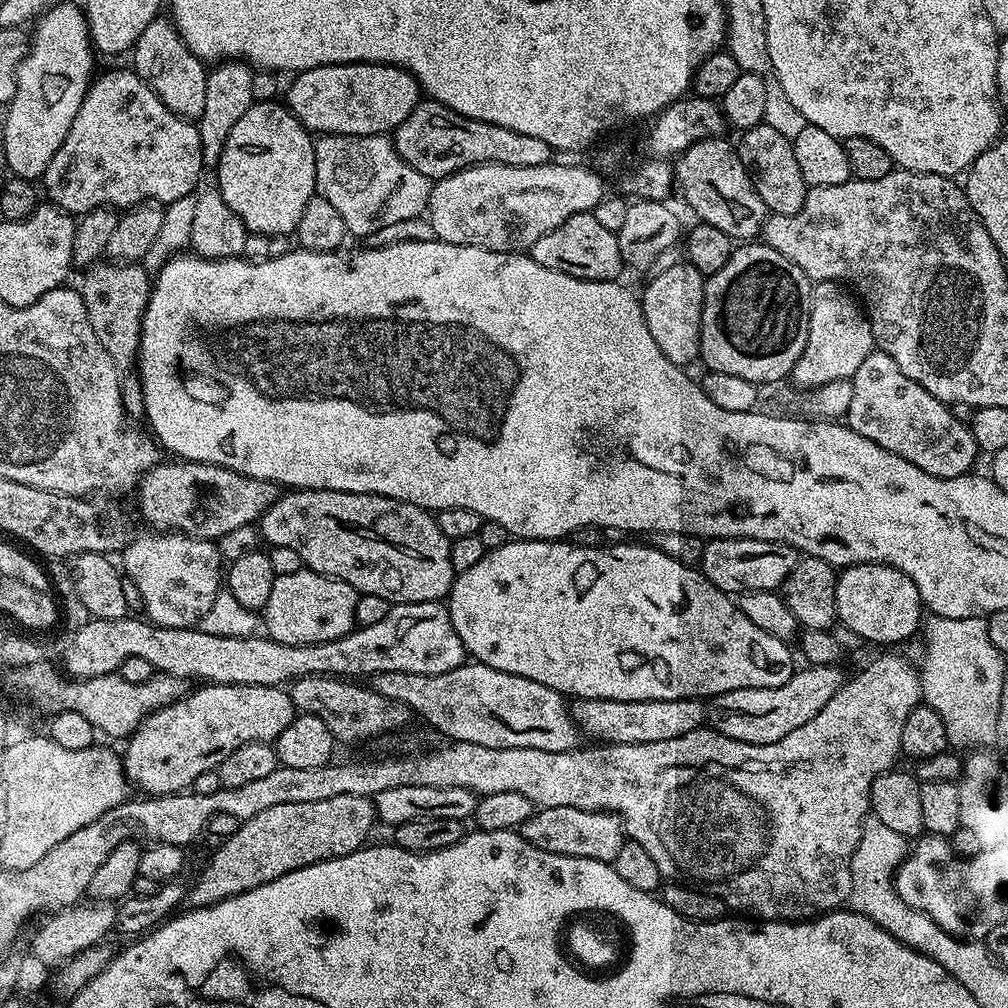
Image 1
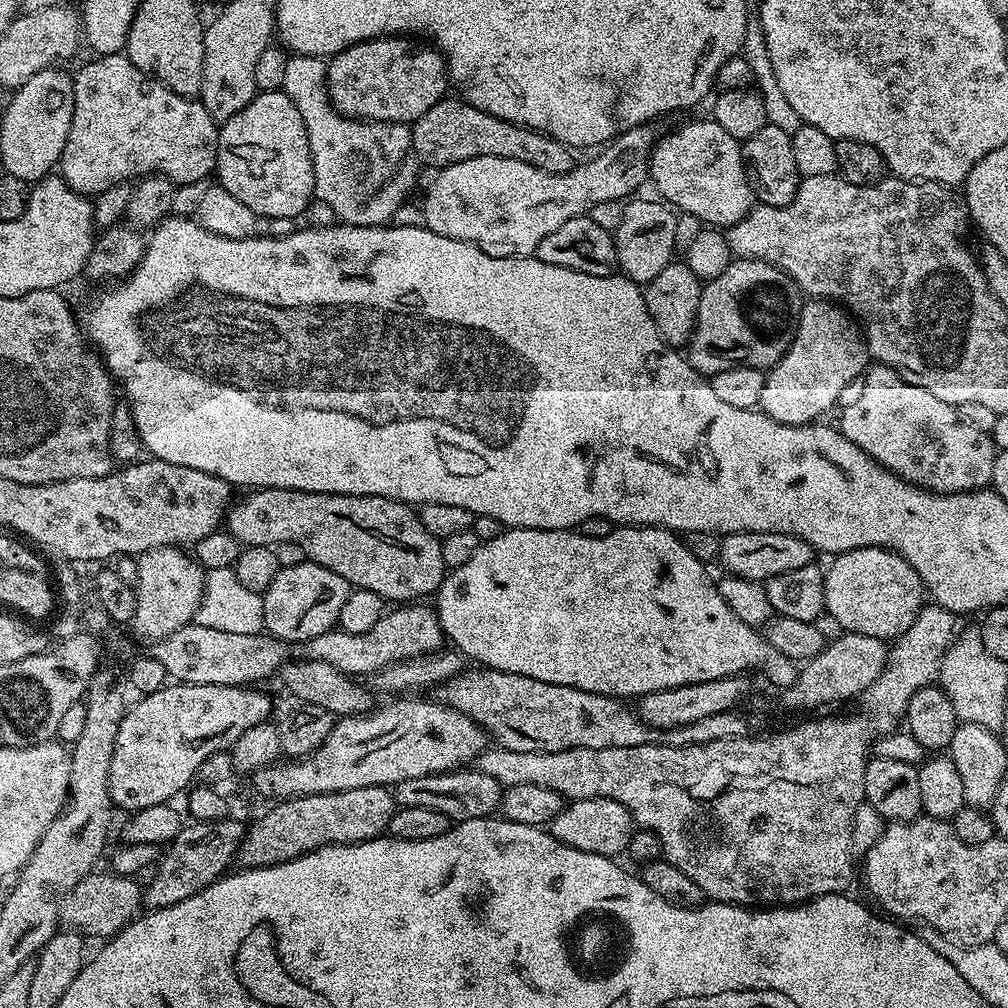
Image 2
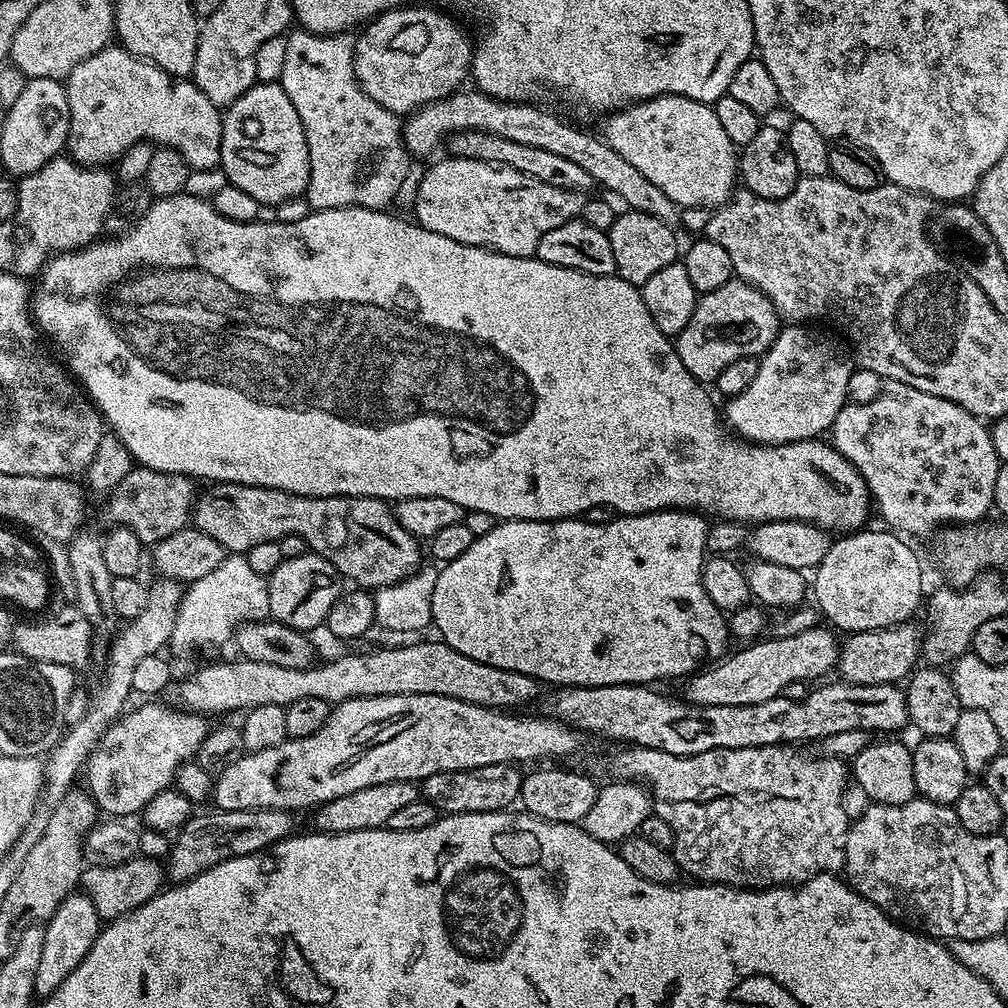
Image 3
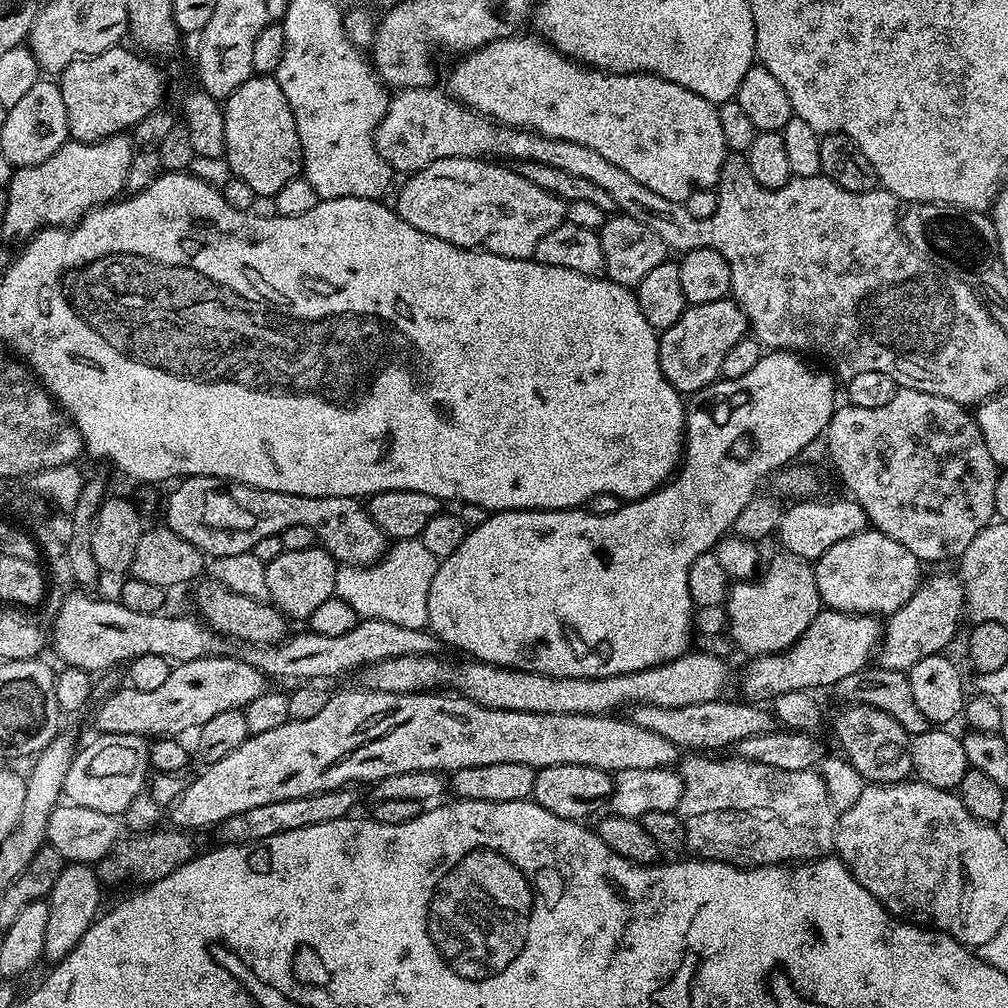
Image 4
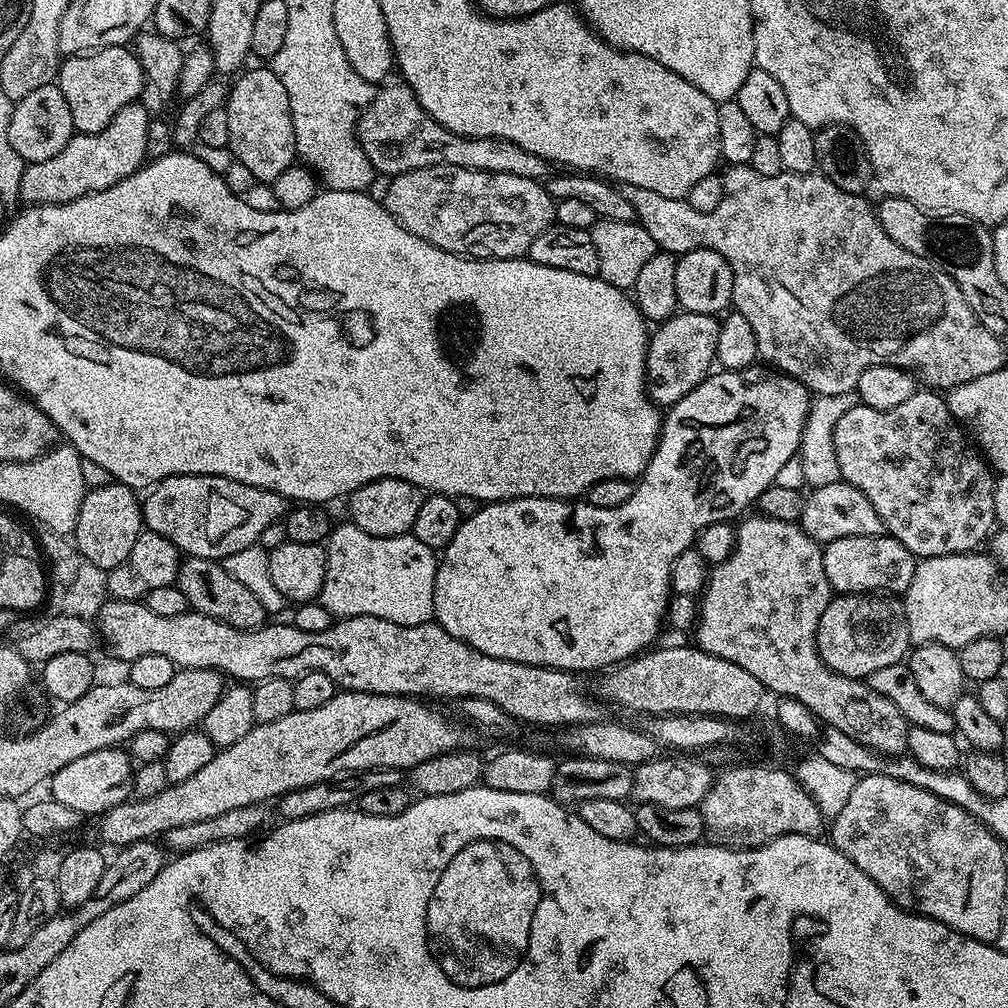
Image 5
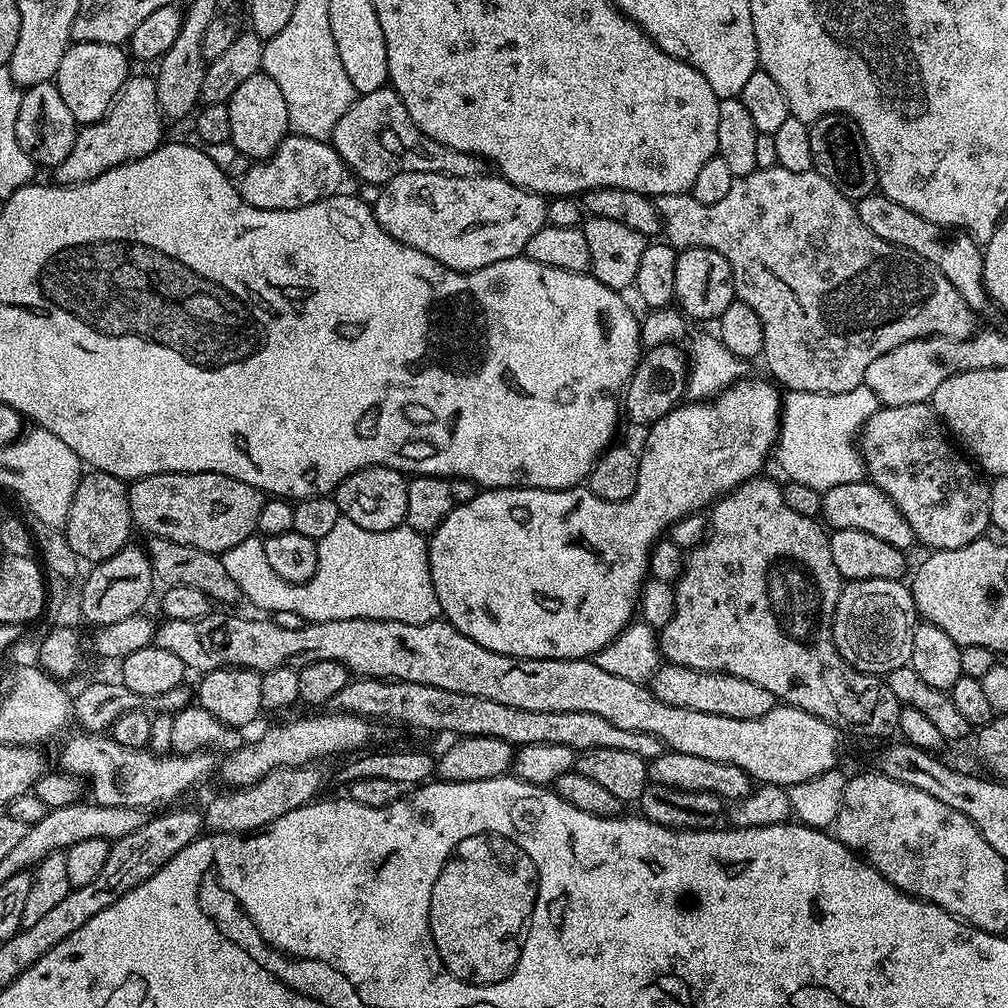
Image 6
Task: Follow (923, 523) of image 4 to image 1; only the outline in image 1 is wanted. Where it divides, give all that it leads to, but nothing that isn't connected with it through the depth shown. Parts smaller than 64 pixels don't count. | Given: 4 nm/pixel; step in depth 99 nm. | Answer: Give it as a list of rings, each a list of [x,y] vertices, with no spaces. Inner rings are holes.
[[[873,350],[850,379],[854,395],[850,397],[846,423],[851,431],[870,438],[870,442],[878,442],[882,450],[890,450],[890,454],[898,454],[906,462],[914,462],[918,470],[926,470],[934,478],[958,478],[975,469],[972,467],[978,449],[971,427],[956,420],[952,413],[955,411],[914,382],[914,378],[906,378],[890,354]]]

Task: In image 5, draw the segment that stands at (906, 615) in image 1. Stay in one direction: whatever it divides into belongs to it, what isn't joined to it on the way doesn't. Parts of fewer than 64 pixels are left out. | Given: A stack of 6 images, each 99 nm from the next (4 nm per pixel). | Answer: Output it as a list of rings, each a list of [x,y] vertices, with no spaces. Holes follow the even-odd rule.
[[[887,534],[838,538],[823,545],[823,550],[822,566],[826,566],[826,578],[836,594],[903,594],[907,592],[914,578],[918,563],[917,557],[906,550],[902,542]]]

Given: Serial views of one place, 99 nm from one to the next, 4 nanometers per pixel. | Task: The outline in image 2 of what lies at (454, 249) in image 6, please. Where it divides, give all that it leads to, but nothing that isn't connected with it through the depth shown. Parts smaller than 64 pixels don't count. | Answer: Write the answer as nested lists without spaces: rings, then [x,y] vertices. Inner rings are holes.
[[[652,126],[631,128],[603,145],[595,153],[593,160],[585,164],[577,163],[566,174],[550,174],[538,170],[534,166],[526,166],[526,162],[518,162],[514,158],[466,158],[466,162],[454,162],[450,166],[439,169],[422,199],[422,207],[426,214],[424,227],[434,234],[442,234],[446,238],[461,240],[474,244],[491,256],[531,256],[535,253],[538,242],[546,238],[562,222],[570,222],[570,218],[588,215],[588,211],[598,202],[618,200],[627,201],[629,197],[643,186],[650,172],[652,149],[658,139],[658,132]]]

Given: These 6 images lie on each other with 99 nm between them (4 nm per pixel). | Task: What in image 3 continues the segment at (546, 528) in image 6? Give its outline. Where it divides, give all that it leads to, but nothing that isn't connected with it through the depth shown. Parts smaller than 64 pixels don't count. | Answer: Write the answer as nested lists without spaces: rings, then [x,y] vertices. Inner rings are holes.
[[[796,322],[781,327],[768,351],[759,357],[760,365],[754,382],[750,382],[742,394],[731,397],[725,403],[728,405],[722,408],[723,419],[739,439],[754,444],[793,444],[799,440],[815,440],[831,429],[834,418],[838,418],[845,404],[849,403],[848,387],[853,365],[848,365],[840,357],[839,350],[830,341],[823,340],[808,328],[811,327]],[[678,508],[637,516],[617,515],[605,525],[591,525],[582,518],[499,521],[494,530],[490,530],[490,534],[475,537],[466,554],[458,554],[458,558],[437,571],[432,595],[432,624],[440,631],[439,639],[458,650],[458,654],[466,654],[466,658],[474,658],[474,662],[486,662],[486,666],[498,666],[502,670],[514,670],[518,674],[533,676],[545,685],[578,688],[615,684],[652,686],[657,683],[655,680],[672,680],[675,676],[691,677],[698,668],[696,660],[711,661],[723,657],[726,652],[724,643],[730,640],[725,613],[714,606],[714,602],[710,602],[710,594],[706,594],[706,588],[702,586],[708,525],[709,521],[701,513]]]

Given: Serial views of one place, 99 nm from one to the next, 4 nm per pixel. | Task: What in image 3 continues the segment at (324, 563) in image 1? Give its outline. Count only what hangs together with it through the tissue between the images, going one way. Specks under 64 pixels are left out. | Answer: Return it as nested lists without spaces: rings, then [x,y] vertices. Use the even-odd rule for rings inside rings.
[[[223,482],[205,488],[195,501],[191,523],[214,538],[225,553],[246,554],[262,542],[279,542],[283,536],[298,534],[306,538],[315,555],[330,562],[345,581],[353,580],[360,590],[407,580],[421,567],[421,541],[402,530],[395,511],[373,496],[299,496],[277,488]]]

